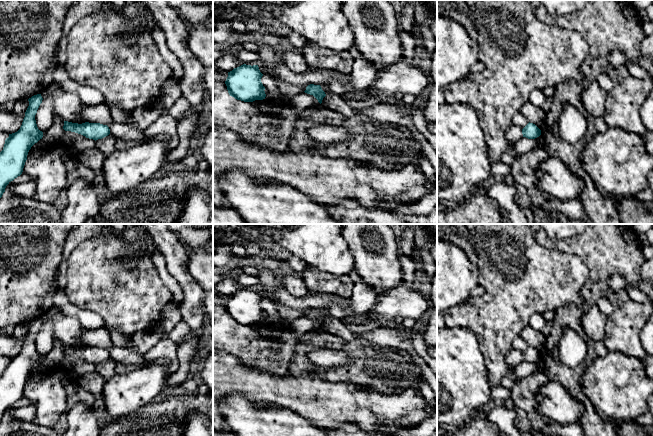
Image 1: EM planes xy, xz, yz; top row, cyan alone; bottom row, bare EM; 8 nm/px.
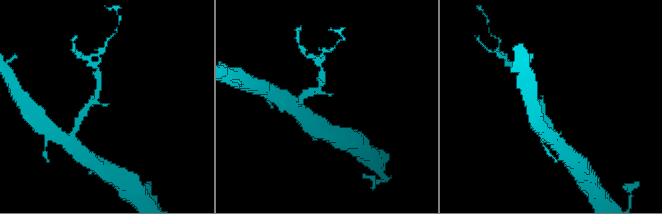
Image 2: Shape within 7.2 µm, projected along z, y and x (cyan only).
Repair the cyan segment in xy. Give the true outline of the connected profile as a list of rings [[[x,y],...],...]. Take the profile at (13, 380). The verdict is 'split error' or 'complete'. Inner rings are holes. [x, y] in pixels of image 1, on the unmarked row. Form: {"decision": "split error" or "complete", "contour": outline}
{"decision": "complete", "contour": [[[41,318],[28,323],[29,330],[20,353],[9,358],[5,364],[0,376],[0,422],[6,410],[22,398],[29,374],[43,361],[43,356],[38,353],[35,344],[42,324]]]}

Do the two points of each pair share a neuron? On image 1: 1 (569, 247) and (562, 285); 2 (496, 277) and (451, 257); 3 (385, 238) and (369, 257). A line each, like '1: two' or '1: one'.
1: two
2: two
3: one

